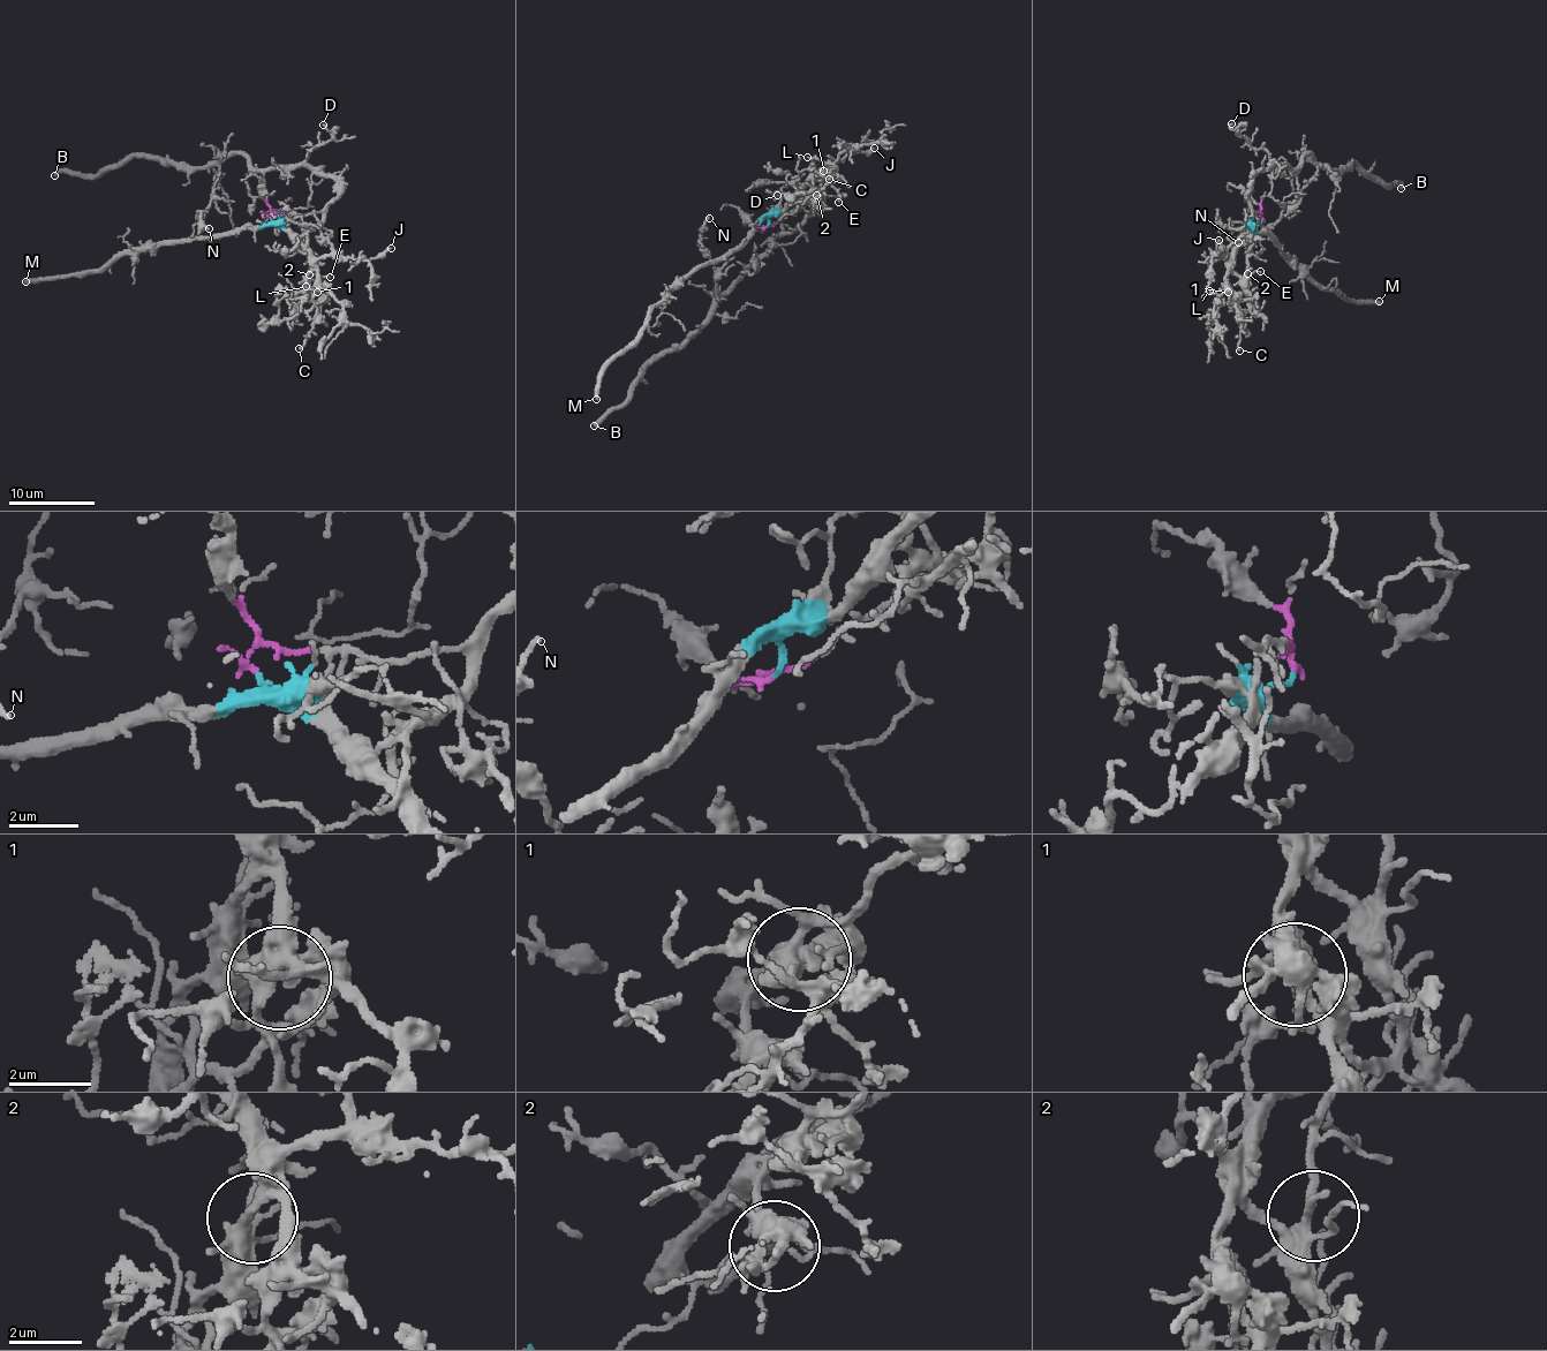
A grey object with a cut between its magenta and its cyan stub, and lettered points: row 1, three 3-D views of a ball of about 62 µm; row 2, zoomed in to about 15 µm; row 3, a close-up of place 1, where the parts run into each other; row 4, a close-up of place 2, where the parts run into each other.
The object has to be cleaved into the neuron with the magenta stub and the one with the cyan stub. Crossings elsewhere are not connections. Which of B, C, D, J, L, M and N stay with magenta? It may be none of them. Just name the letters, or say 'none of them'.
B, D, N

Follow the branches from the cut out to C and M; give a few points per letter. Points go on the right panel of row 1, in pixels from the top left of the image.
C: (1261, 220), (1235, 251), (1232, 270), (1225, 278), (1225, 288), (1234, 300), (1238, 323), (1239, 351)
M: (1261, 220), (1253, 225), (1255, 229), (1269, 234), (1280, 253), (1305, 266), (1313, 281), (1350, 299), (1380, 302)

